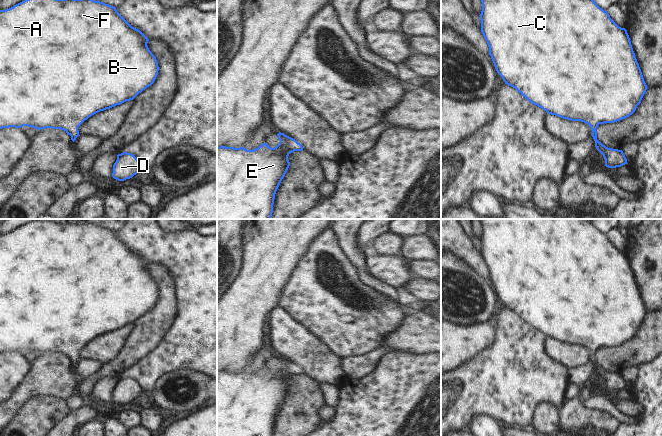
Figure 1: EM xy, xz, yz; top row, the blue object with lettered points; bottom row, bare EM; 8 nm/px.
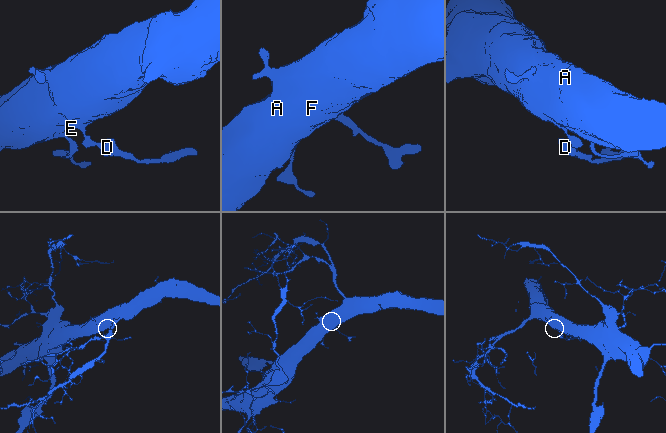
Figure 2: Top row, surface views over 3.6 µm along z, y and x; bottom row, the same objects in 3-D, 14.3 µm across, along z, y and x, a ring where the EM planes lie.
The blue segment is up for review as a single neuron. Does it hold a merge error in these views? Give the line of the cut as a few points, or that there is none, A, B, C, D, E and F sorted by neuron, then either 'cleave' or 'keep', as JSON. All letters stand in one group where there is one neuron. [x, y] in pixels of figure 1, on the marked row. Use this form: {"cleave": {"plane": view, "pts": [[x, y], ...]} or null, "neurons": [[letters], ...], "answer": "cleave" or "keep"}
{"cleave": null, "neurons": [["A", "B", "C", "D", "E", "F"]], "answer": "keep"}

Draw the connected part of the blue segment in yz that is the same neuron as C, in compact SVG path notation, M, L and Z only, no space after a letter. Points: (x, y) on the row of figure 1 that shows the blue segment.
M481 0L482 11L480 16L481 32L489 46L489 55L497 73L505 84L515 88L525 99L545 110L548 114L556 115L571 121L581 121L592 129L592 137L596 149L603 155L605 166L608 168L621 167L627 164L622 150L608 148L597 140L599 124L614 123L632 115L646 92L647 85L635 57L627 30L619 27L609 16L607 11L600 8L594 0Z

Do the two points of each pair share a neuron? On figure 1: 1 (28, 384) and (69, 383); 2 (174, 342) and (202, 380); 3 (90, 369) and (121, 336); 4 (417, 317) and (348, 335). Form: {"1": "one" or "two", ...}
{"1": "one", "2": "two", "3": "two", "4": "two"}

